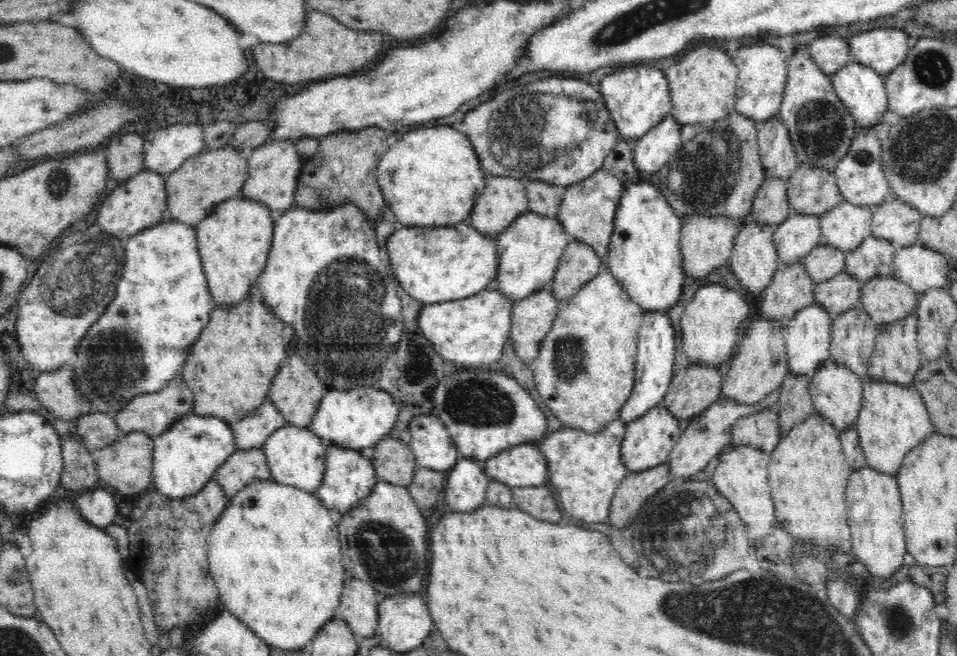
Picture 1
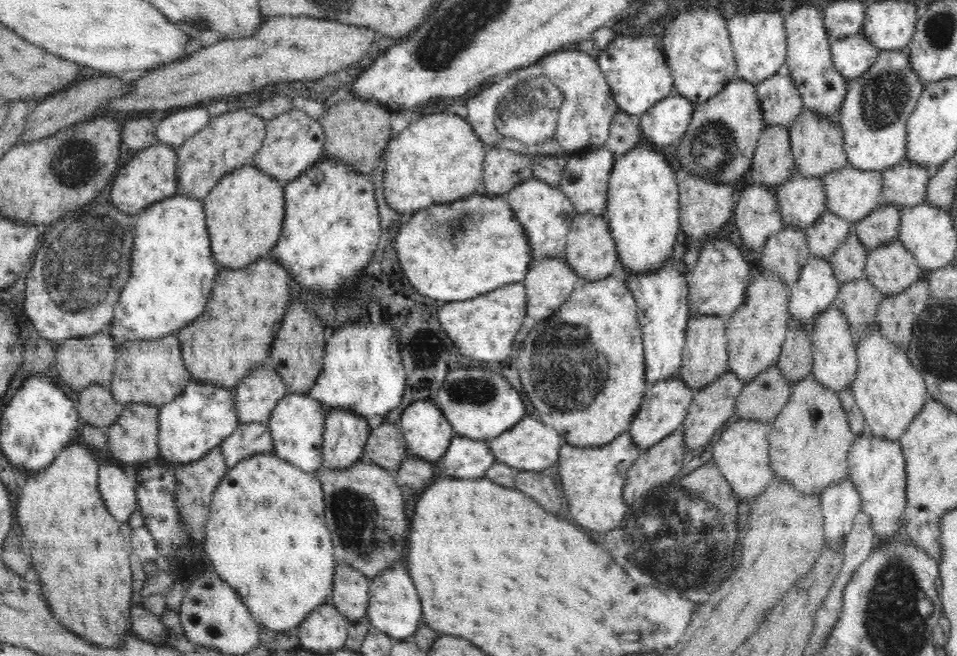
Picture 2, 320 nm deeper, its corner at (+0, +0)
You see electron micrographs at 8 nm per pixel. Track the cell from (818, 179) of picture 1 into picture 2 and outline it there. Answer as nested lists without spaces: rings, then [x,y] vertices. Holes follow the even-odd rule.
[[[804,108],[788,129],[795,159],[796,177],[818,177],[822,179],[827,172],[837,171],[849,164],[848,156],[844,151],[842,127],[839,124],[832,123],[832,121],[824,119],[822,115]]]

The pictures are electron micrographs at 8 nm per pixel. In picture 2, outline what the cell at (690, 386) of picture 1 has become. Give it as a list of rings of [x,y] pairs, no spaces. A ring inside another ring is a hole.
[[[690,317],[683,348],[680,379],[691,389],[698,392],[710,382],[724,376],[729,371],[729,357],[726,338],[726,318],[723,317]]]

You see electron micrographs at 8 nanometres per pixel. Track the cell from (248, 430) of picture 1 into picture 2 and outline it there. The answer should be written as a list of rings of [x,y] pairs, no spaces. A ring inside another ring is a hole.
[[[260,364],[238,382],[234,399],[240,424],[267,424],[276,403],[287,394],[284,380],[269,365]]]

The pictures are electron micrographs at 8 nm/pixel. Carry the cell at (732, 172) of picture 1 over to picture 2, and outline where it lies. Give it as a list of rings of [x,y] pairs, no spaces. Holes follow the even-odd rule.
[[[734,76],[720,92],[701,105],[696,104],[691,123],[681,137],[680,150],[674,160],[678,160],[677,164],[686,167],[686,171],[693,176],[730,185],[742,176],[747,177],[757,138],[764,126],[754,83]]]

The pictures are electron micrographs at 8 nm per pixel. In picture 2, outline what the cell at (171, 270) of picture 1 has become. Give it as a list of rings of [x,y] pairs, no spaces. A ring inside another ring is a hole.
[[[178,194],[131,216],[134,223],[131,271],[107,328],[116,344],[136,339],[156,340],[176,333],[204,312],[214,276],[218,274],[205,218],[202,200]]]

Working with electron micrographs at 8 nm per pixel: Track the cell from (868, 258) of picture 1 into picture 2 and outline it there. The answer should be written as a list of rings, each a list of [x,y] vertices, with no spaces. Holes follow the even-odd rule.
[[[885,206],[880,210],[870,212],[853,226],[856,237],[866,245],[870,252],[874,247],[885,245],[896,240],[901,223],[900,208]]]

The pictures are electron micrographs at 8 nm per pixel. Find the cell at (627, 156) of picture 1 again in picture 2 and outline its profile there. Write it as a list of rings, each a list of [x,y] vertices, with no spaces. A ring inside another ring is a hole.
[[[618,109],[612,117],[606,147],[612,150],[616,157],[628,154],[640,139],[643,139],[640,128],[640,115],[628,114]]]

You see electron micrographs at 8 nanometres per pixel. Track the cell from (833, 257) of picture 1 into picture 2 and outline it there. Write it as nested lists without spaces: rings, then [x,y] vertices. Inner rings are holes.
[[[826,210],[811,227],[805,230],[807,245],[810,254],[826,258],[831,255],[838,246],[840,246],[847,238],[846,235],[853,231],[853,226],[848,221],[840,218],[840,216]]]

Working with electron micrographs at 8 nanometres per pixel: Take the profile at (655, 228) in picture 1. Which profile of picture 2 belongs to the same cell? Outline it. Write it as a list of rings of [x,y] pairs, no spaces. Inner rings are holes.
[[[651,145],[635,146],[628,154],[615,158],[614,166],[609,174],[608,198],[604,215],[610,227],[610,233],[616,241],[618,258],[628,273],[645,273],[660,268],[674,252],[676,234],[679,223],[679,188],[677,173],[665,158],[660,149]]]

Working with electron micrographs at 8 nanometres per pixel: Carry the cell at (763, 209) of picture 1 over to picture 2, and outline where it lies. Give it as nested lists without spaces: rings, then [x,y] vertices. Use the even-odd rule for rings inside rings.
[[[765,125],[757,138],[754,158],[747,179],[752,183],[776,188],[796,175],[789,129],[782,125]]]

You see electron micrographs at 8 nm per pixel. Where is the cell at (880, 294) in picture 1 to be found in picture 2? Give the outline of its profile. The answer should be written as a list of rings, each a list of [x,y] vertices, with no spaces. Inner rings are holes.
[[[898,240],[874,247],[867,254],[864,276],[883,296],[902,292],[920,278],[916,257]]]

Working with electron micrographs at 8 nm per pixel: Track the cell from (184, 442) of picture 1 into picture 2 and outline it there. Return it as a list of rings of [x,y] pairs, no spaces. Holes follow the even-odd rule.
[[[191,380],[178,398],[159,408],[159,460],[181,464],[197,461],[232,435],[239,424],[233,389]]]

